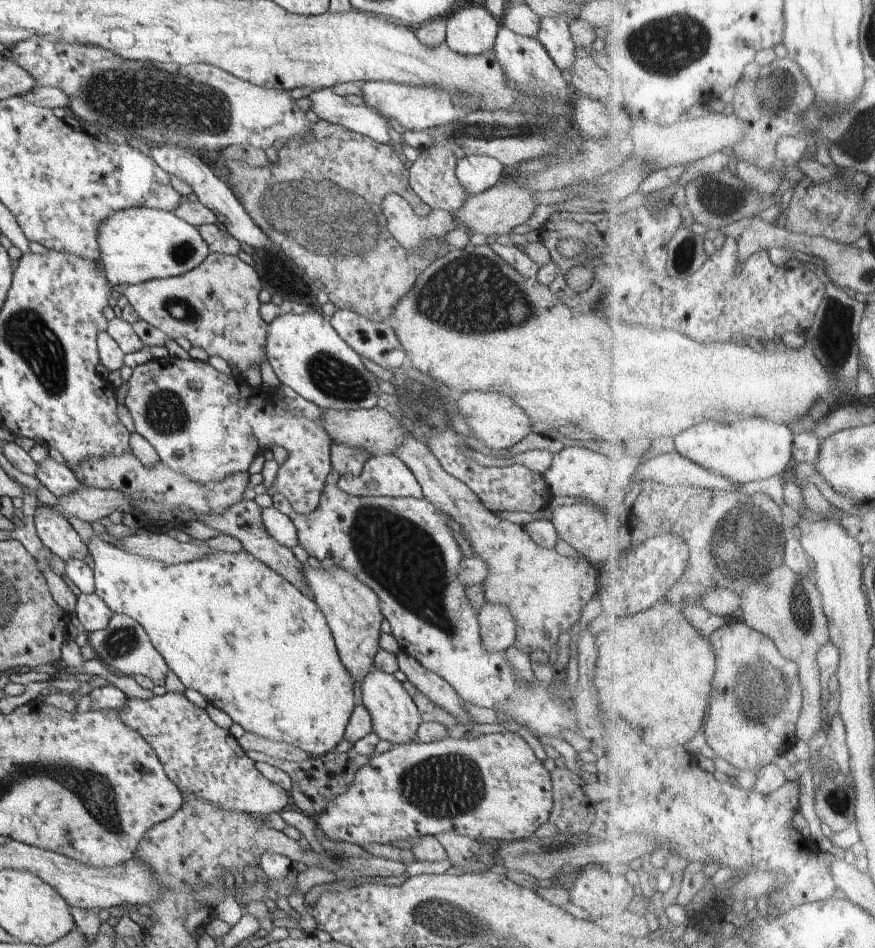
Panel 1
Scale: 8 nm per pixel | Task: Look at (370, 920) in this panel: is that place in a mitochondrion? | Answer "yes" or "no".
no

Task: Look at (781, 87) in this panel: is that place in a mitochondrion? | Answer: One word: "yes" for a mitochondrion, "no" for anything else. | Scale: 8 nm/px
yes

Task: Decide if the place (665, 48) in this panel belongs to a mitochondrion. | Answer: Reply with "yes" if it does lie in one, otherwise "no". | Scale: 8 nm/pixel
yes

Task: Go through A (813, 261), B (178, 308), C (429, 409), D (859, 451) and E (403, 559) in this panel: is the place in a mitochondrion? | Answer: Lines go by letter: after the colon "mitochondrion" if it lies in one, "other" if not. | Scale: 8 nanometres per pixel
A: other
B: mitochondrion
C: mitochondrion
D: mitochondrion
E: mitochondrion

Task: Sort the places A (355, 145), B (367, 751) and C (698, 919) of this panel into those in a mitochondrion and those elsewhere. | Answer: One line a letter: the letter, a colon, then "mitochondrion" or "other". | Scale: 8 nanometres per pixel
A: other
B: other
C: other

